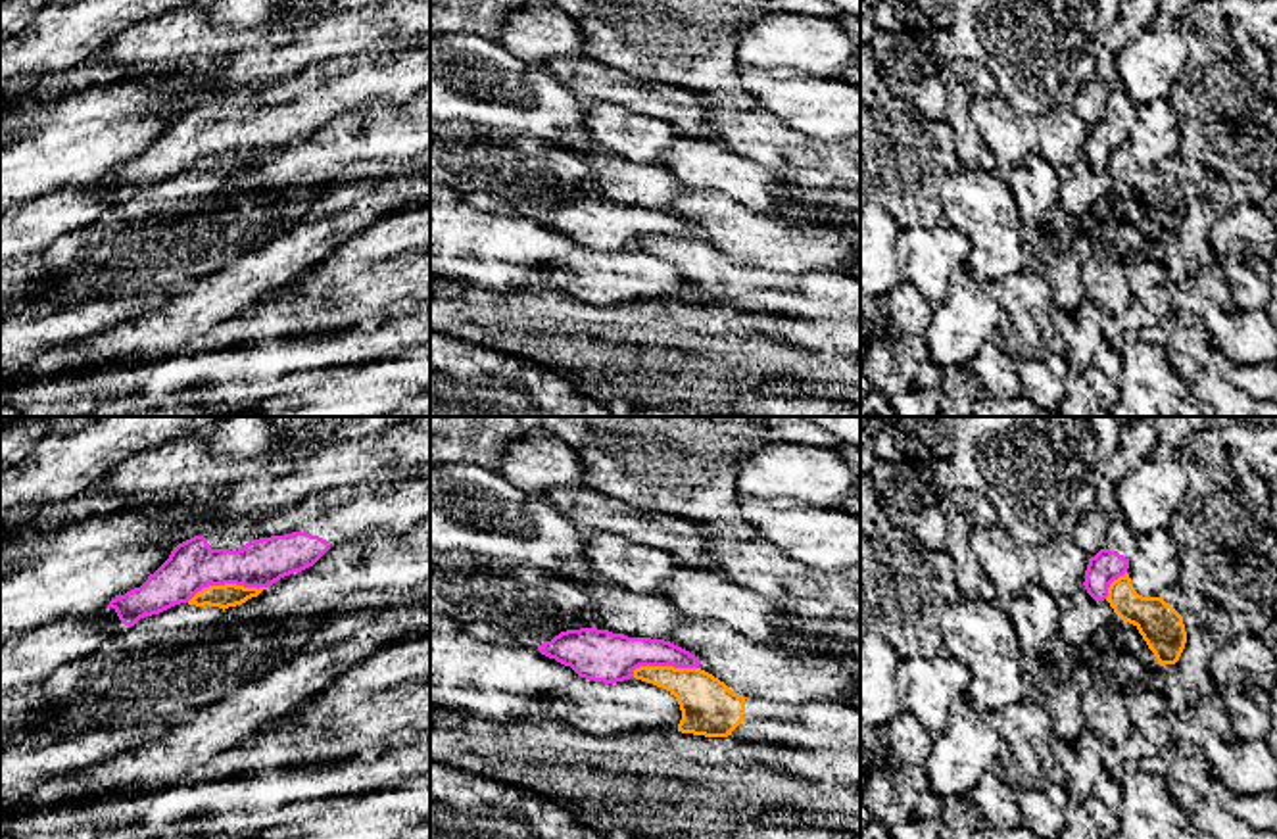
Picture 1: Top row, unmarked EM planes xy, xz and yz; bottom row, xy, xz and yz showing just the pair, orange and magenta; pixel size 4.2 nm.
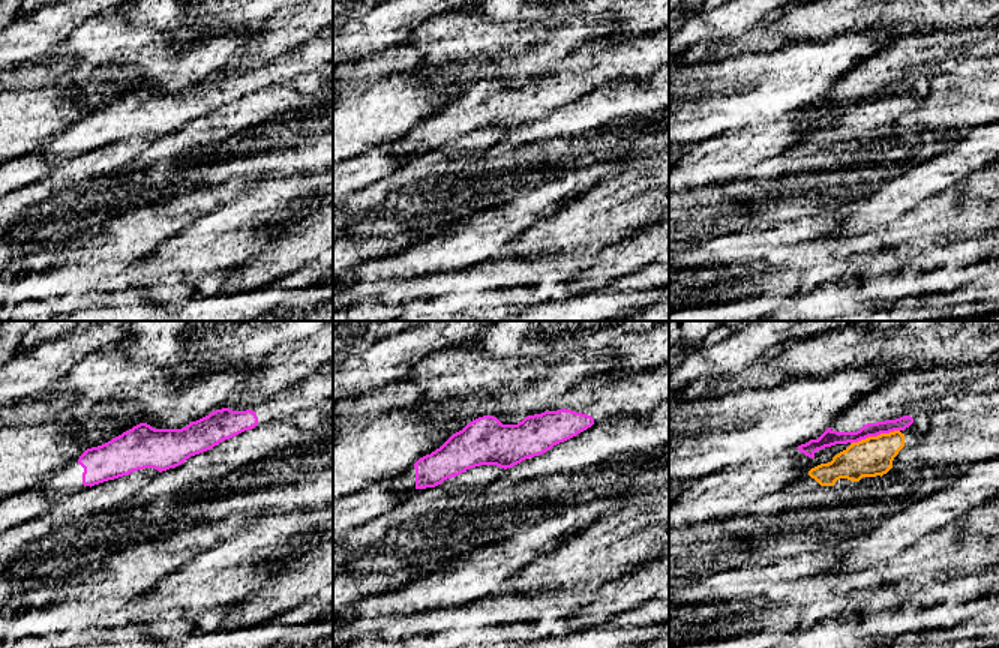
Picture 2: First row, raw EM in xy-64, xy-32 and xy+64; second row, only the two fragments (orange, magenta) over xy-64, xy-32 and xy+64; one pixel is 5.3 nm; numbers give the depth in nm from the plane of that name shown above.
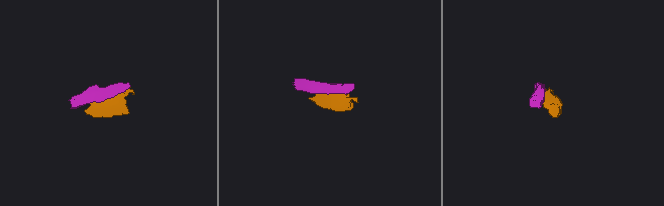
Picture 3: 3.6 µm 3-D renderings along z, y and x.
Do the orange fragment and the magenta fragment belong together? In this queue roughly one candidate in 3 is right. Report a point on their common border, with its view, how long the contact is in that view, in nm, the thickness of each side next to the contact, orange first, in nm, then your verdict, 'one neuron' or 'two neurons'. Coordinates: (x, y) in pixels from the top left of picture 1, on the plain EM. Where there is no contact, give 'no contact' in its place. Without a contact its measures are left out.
contact xy (225, 154); length 340 nm; calibres 100 and 220 nm; two neurons

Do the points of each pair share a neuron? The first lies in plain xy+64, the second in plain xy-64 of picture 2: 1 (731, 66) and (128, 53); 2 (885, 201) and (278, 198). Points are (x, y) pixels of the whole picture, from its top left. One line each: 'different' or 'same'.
1: different
2: different

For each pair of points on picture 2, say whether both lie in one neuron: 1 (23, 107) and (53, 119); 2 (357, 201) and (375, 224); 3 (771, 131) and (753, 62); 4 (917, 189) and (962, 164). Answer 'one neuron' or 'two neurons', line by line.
1: one neuron
2: one neuron
3: two neurons
4: one neuron

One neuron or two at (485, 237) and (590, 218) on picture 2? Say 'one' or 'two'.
two

